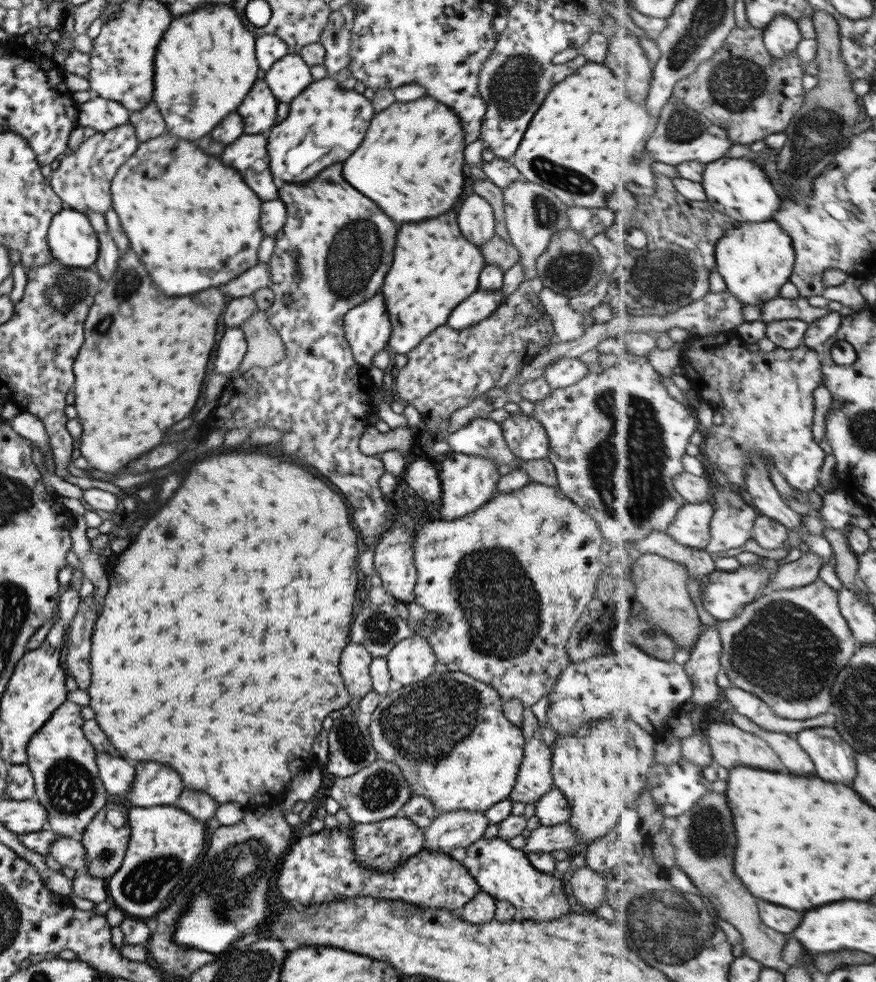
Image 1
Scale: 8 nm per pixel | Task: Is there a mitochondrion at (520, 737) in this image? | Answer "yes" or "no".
no

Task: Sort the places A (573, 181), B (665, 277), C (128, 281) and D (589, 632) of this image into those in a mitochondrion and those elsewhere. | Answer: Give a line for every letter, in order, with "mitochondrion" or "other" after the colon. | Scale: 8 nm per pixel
A: mitochondrion
B: mitochondrion
C: mitochondrion
D: other

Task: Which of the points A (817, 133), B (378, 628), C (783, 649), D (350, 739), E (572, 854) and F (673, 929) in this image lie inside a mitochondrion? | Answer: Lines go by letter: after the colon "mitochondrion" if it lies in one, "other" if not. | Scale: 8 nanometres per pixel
A: mitochondrion
B: mitochondrion
C: mitochondrion
D: mitochondrion
E: other
F: mitochondrion

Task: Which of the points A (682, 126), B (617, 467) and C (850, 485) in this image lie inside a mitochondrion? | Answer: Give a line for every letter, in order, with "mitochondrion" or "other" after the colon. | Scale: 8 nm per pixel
A: mitochondrion
B: mitochondrion
C: other

